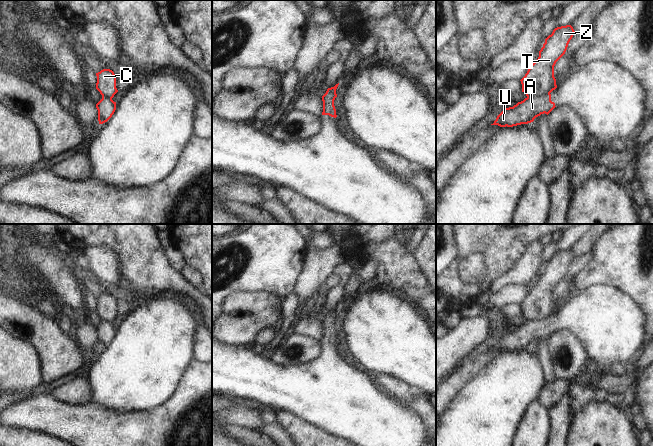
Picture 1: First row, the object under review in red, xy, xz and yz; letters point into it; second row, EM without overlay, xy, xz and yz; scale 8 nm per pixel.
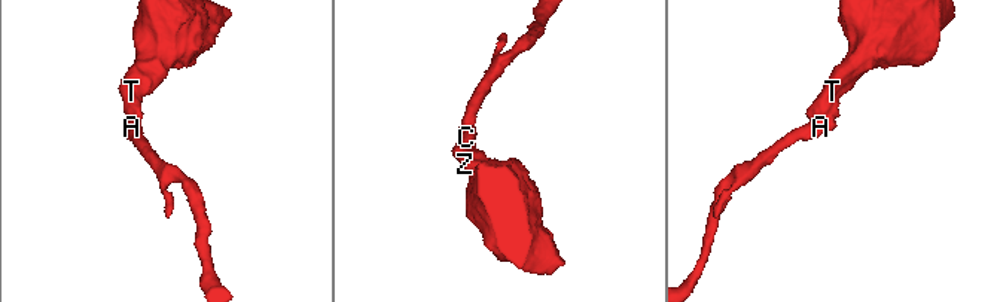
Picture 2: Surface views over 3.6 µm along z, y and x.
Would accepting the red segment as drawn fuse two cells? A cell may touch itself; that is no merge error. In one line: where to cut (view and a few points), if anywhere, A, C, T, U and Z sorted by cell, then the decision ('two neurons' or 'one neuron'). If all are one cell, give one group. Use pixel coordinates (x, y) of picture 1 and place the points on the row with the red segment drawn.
yz (549, 92), (543, 95), (532, 95), (527, 98) | A U / C T Z | two neurons

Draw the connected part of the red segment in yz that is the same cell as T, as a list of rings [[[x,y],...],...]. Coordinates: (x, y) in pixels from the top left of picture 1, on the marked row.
[[[566,25],[555,28],[552,34],[545,39],[538,59],[529,66],[527,73],[520,80],[522,92],[527,98],[544,96],[557,88],[554,66],[565,54],[575,33],[571,25]]]

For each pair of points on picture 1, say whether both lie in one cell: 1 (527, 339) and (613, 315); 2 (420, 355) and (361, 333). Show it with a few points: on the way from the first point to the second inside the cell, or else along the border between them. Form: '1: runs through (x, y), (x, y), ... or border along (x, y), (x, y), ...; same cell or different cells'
1: runs through (548, 326), (564, 318), (592, 316); same cell
2: runs through (405, 348), (391, 337), (383, 333), (376, 333); same cell

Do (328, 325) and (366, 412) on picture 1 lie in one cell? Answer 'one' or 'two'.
one

